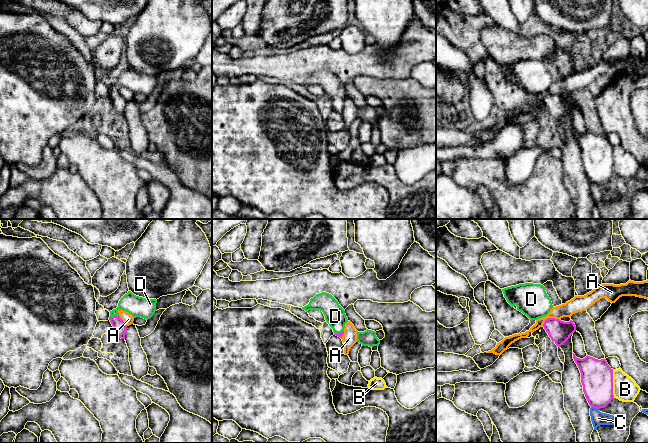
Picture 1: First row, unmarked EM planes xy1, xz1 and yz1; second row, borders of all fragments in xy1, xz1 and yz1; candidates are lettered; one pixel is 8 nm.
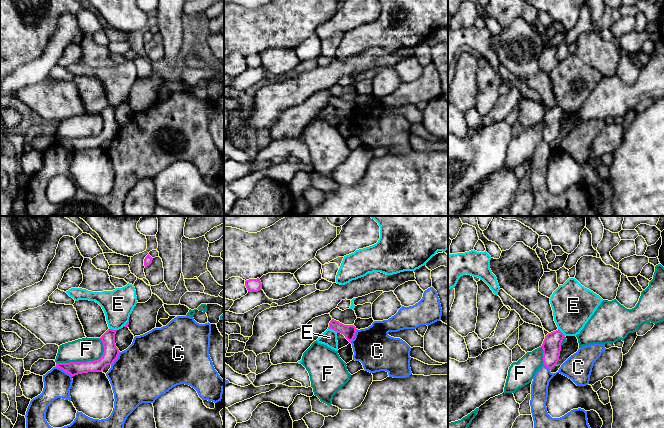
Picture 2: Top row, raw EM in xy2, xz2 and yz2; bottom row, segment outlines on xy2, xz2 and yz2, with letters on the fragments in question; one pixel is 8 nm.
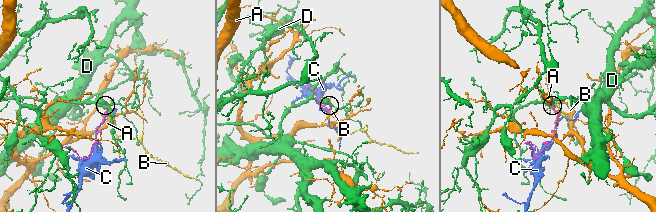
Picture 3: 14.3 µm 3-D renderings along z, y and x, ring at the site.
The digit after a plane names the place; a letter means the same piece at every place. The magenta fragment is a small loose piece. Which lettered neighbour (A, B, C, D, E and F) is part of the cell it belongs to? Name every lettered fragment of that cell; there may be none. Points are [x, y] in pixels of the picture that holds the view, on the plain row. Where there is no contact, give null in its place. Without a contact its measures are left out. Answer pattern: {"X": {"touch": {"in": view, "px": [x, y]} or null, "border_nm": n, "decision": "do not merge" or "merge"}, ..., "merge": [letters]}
{"A": {"touch": {"in": "yz1", "px": [549, 94]}, "border_nm": 150, "decision": "do not merge"}, "B": {"touch": {"in": "yz1", "px": [612, 159]}, "border_nm": 220, "decision": "do not merge"}, "C": {"touch": {"in": "xy2", "px": [64, 146]}, "border_nm": 170, "decision": "do not merge"}, "D": {"touch": {"in": "xy1", "px": [114, 92]}, "border_nm": 80, "decision": "merge"}, "E": {"touch": {"in": "xz2", "px": [333, 105]}, "border_nm": 90, "decision": "do not merge"}, "F": {"touch": {"in": "xy2", "px": [85, 138]}, "border_nm": 420, "decision": "do not merge"}, "merge": ["D"]}

